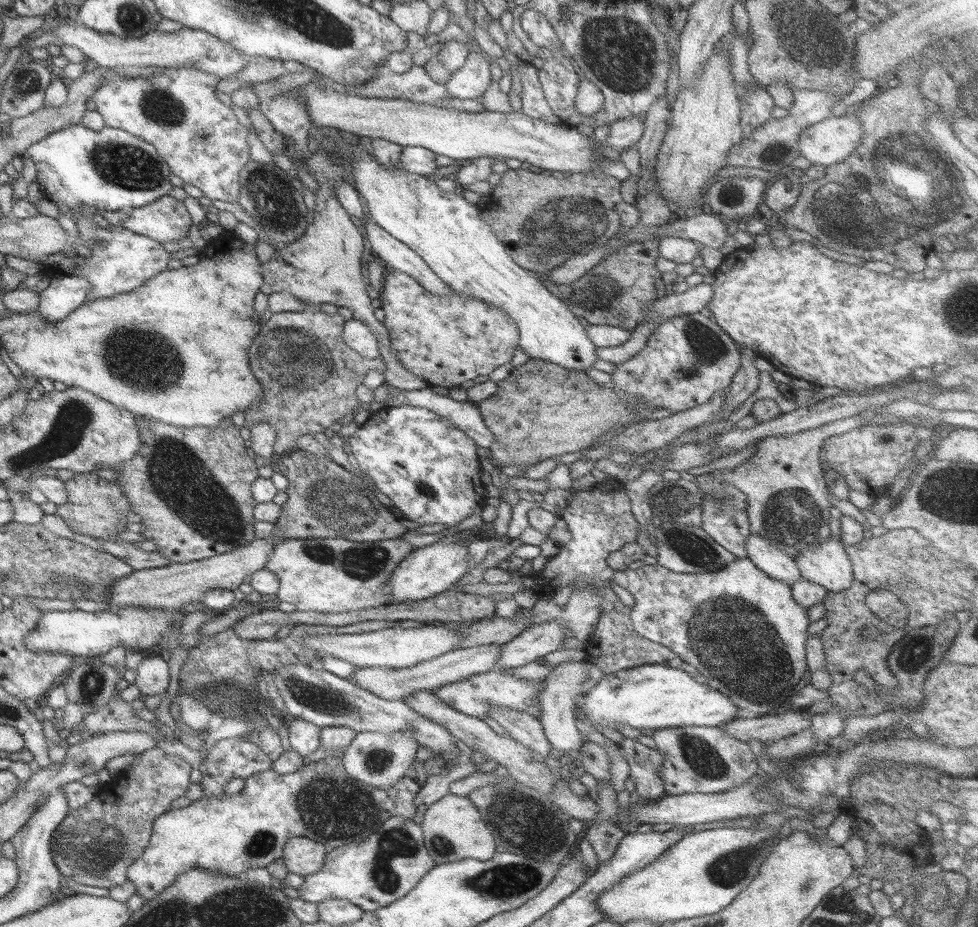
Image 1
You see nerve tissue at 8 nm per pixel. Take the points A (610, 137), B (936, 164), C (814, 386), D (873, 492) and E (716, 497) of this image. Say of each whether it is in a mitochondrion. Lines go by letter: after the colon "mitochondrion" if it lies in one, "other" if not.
A: other
B: mitochondrion
C: other
D: other
E: mitochondrion

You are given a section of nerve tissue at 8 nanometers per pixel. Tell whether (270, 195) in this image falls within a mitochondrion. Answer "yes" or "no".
yes

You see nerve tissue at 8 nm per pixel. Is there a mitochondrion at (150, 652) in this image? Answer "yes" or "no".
no

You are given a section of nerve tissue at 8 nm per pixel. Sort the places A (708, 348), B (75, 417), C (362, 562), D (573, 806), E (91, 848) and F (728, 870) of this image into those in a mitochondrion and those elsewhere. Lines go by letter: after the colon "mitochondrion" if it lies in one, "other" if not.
A: mitochondrion
B: mitochondrion
C: mitochondrion
D: other
E: mitochondrion
F: mitochondrion

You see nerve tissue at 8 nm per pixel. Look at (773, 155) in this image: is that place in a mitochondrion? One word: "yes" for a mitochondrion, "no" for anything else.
no

